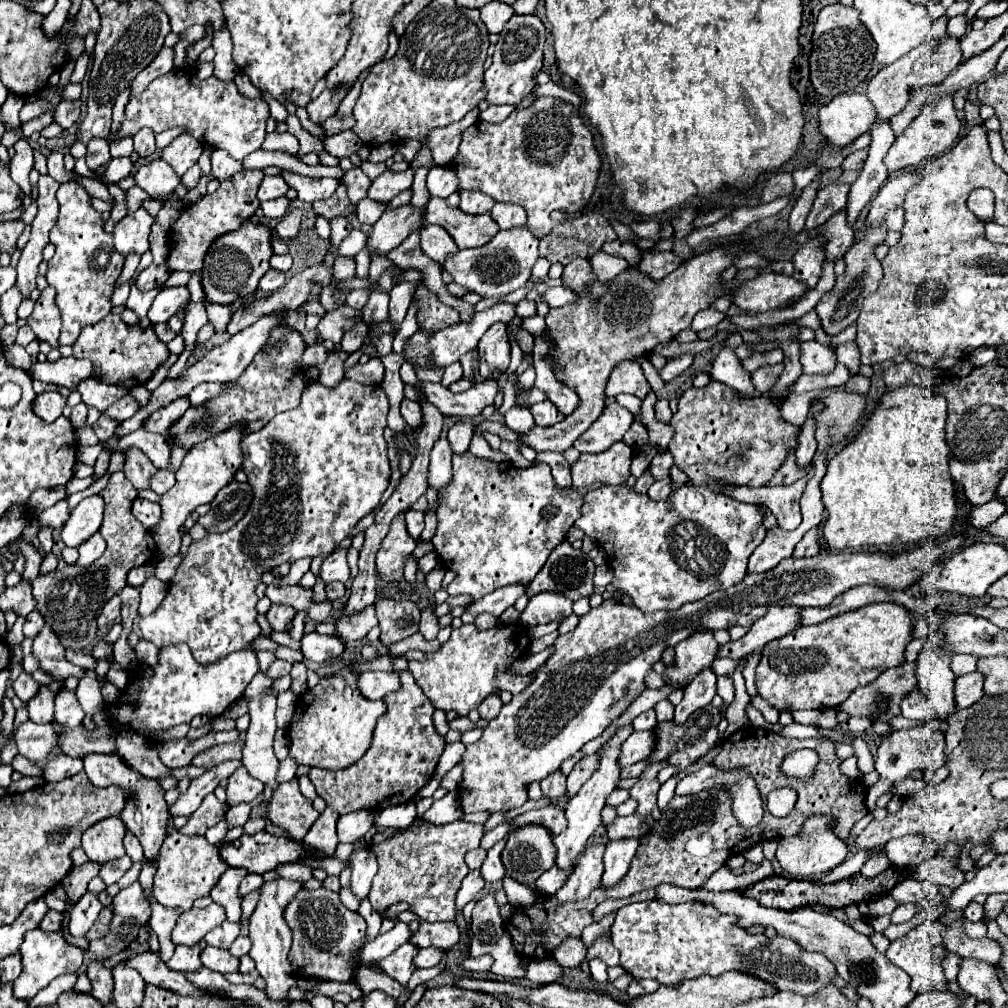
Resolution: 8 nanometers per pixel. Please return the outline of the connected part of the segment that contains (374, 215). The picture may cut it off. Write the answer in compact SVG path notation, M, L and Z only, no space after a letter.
M364 198L358 202L358 220L364 222L364 224L376 224L378 218L382 216L382 212L386 210L386 202L376 202L376 200L370 200L370 198Z

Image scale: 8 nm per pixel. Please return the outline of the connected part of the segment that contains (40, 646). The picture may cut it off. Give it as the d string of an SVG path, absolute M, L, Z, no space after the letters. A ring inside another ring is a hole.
M48 624L34 638L32 654L38 658L42 670L48 672L48 674L52 674L58 680L66 680L68 676L76 676L76 678L82 678L84 676L84 670L82 668L70 664L64 658L64 646L60 644L58 636L54 634L54 630Z

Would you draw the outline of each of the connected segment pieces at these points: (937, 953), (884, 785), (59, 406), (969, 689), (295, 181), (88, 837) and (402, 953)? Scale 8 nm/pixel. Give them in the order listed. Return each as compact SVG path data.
M940 920L924 922L924 924L916 926L914 930L910 930L906 936L890 942L886 956L888 956L888 960L892 960L898 968L902 968L912 978L912 990L916 994L930 992L930 990L942 990L942 992L948 990L946 976L942 970L942 960L948 954L942 948L942 932L944 932L944 924Z
M920 724L910 730L896 730L890 736L882 740L878 746L878 754L874 763L875 770L880 772L880 780L866 791L865 804L869 811L876 808L877 799L890 790L890 786L896 780L906 778L912 770L926 770L926 768L940 768L946 764L946 754L944 754L944 732L934 730L930 724Z
M42 392L34 400L34 412L46 424L52 424L58 416L62 416L64 406L66 398L62 398L58 392Z
M980 672L958 676L954 682L954 702L956 708L968 708L984 696L984 676Z
M282 170L282 178L290 188L298 192L298 198L304 202L314 202L314 200L324 200L334 194L340 182L334 178L306 178L290 170Z
M108 818L88 828L88 832L84 832L82 848L92 862L106 864L126 854L122 846L124 834L126 834L124 822L120 818Z
M402 944L398 950L394 950L390 956L376 962L376 968L390 976L392 980L406 984L416 968L412 968L412 956L416 956L418 948L412 948L412 944Z

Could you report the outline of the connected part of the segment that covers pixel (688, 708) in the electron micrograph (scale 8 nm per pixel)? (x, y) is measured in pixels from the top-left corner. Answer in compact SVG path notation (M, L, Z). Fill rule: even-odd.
M704 670L700 672L700 676L696 676L696 680L692 680L692 684L688 684L688 688L684 688L684 698L674 712L674 722L680 726L688 720L688 716L700 708L700 706L708 706L717 694L717 677L714 676L712 670Z

